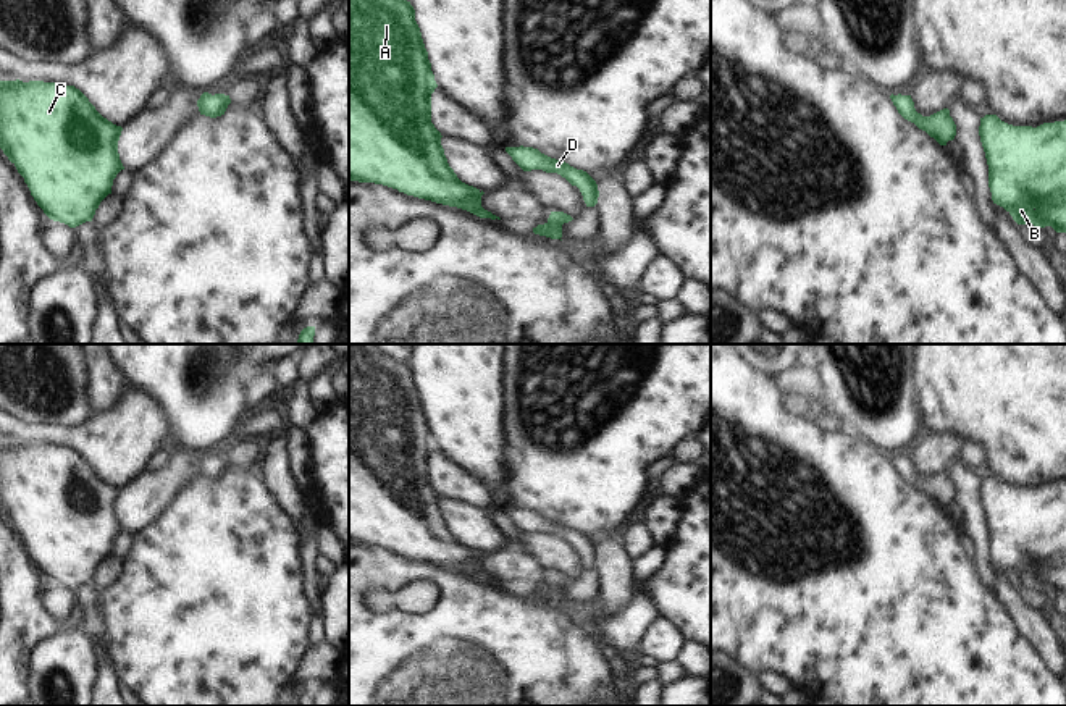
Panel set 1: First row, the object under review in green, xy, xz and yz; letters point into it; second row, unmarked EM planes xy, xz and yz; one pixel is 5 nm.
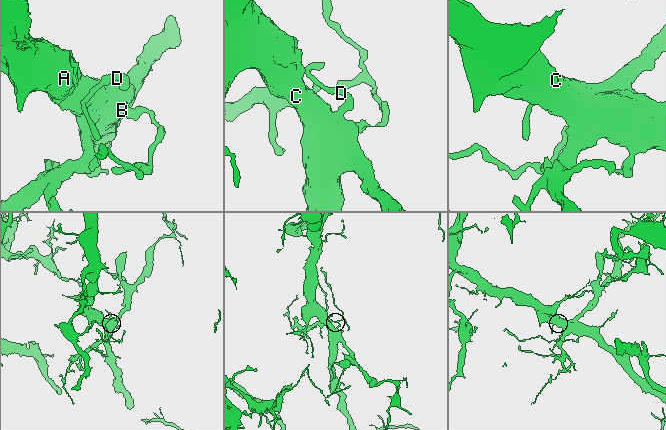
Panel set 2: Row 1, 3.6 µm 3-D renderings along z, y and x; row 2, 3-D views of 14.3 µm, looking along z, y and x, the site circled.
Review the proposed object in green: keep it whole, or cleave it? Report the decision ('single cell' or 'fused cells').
single cell

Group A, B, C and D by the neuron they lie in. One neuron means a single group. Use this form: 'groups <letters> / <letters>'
groups A B C D

